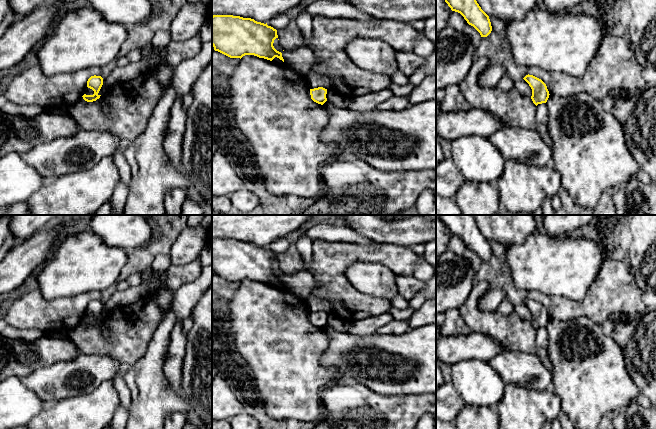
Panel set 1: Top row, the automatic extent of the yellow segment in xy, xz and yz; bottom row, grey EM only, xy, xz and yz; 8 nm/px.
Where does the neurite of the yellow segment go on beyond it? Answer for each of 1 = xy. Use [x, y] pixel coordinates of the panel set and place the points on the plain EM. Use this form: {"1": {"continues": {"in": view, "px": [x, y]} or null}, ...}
{"1": {"continues": null}}

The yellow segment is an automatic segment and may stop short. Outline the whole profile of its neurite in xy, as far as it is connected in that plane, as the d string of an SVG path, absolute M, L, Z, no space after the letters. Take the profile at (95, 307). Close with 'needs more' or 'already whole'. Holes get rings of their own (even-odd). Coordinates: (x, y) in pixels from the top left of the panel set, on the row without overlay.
M91 300L87 305L87 311L94 315L93 319L84 318L82 321L87 326L93 326L100 322L99 315L103 309L103 302L101 300Z; already whole

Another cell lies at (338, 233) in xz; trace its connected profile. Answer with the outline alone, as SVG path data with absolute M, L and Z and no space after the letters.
M325 223L312 226L305 233L313 242L322 240L326 242L347 242L365 246L377 246L380 243L361 236L345 225L330 225Z

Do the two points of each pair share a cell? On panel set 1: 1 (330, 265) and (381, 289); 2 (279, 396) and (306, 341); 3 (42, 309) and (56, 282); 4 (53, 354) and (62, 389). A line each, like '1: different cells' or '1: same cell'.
1: different cells
2: same cell
3: different cells
4: different cells

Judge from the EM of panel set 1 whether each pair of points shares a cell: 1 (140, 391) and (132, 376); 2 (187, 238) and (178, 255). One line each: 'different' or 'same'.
1: same
2: same

